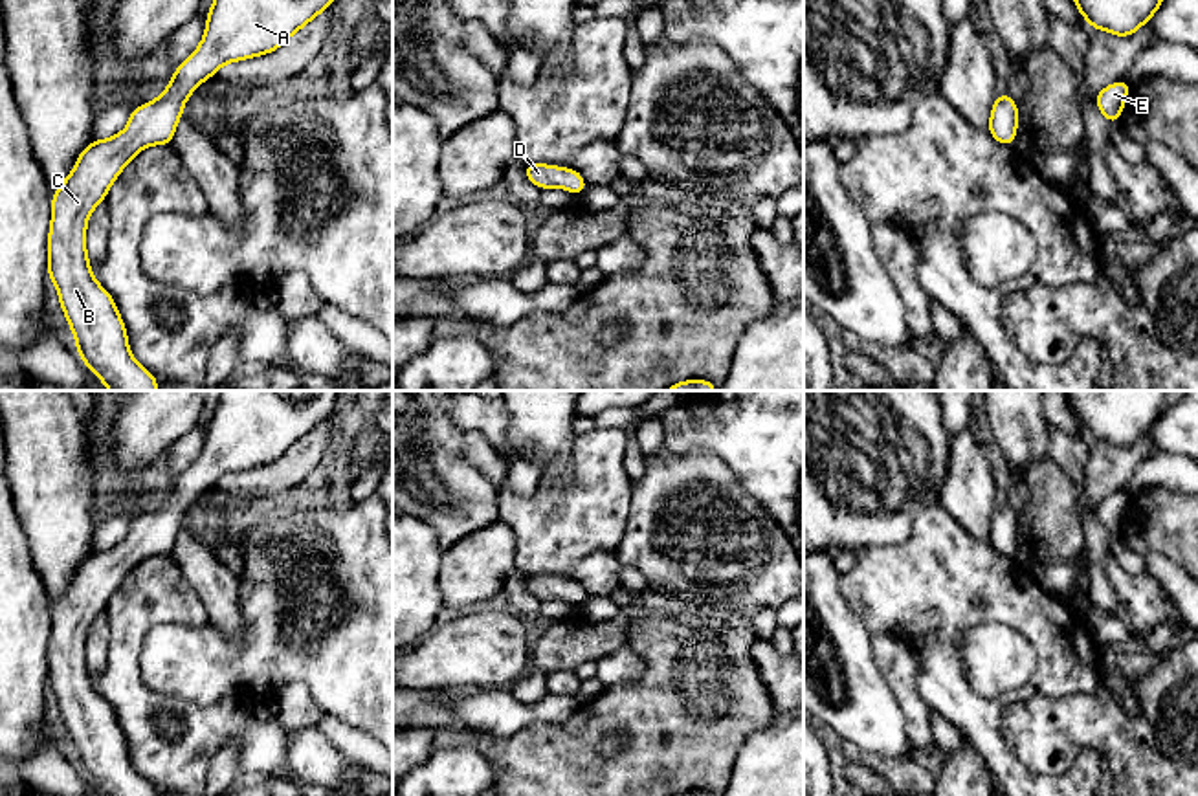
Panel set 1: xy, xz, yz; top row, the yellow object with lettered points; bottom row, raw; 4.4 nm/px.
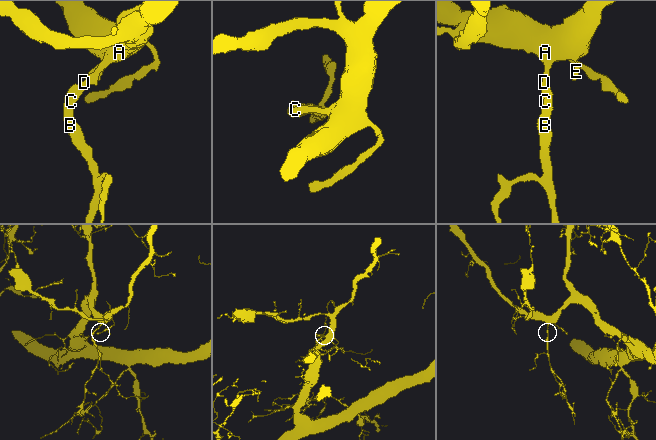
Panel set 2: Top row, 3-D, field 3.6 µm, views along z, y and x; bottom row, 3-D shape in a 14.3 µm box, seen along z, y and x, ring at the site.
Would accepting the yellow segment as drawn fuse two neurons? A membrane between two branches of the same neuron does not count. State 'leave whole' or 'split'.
leave whole

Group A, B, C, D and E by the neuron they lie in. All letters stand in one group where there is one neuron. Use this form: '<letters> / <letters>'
A B C D E

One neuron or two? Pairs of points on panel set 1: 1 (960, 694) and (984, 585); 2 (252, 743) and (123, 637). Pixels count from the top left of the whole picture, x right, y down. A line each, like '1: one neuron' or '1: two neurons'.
1: one neuron
2: one neuron

